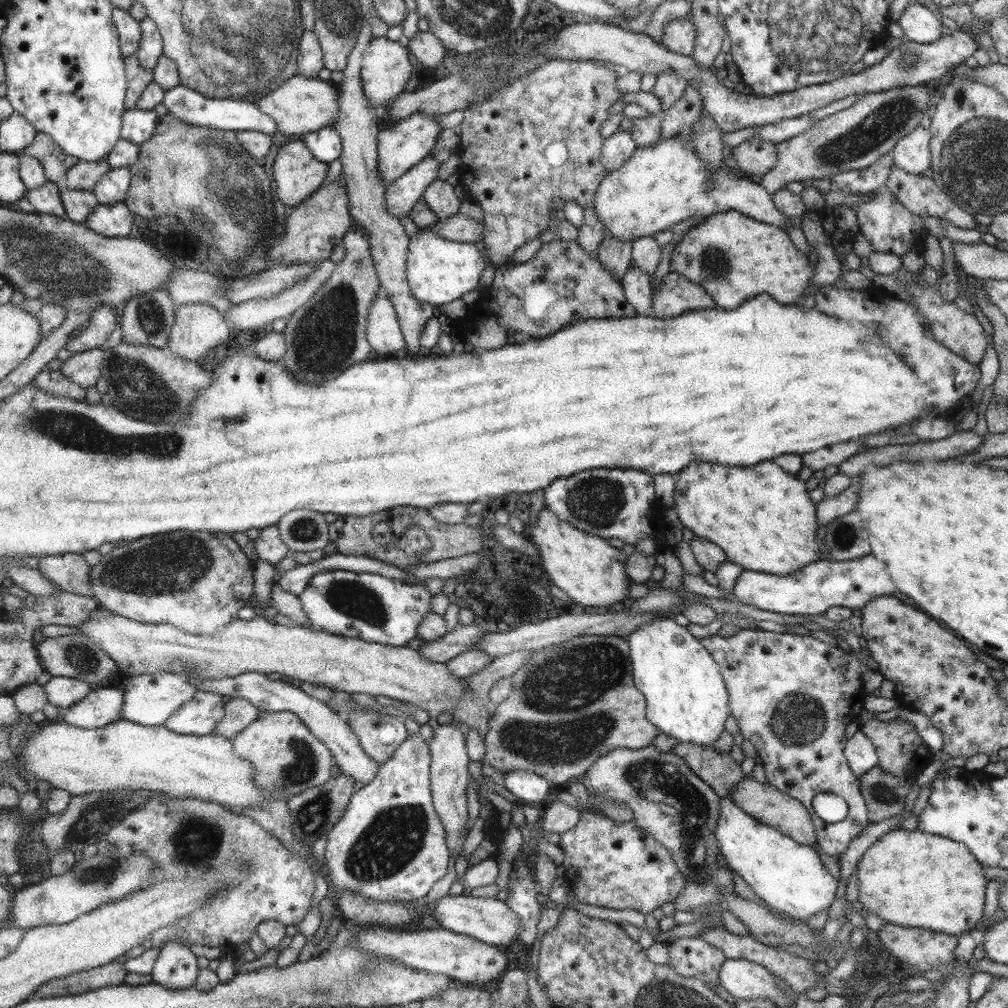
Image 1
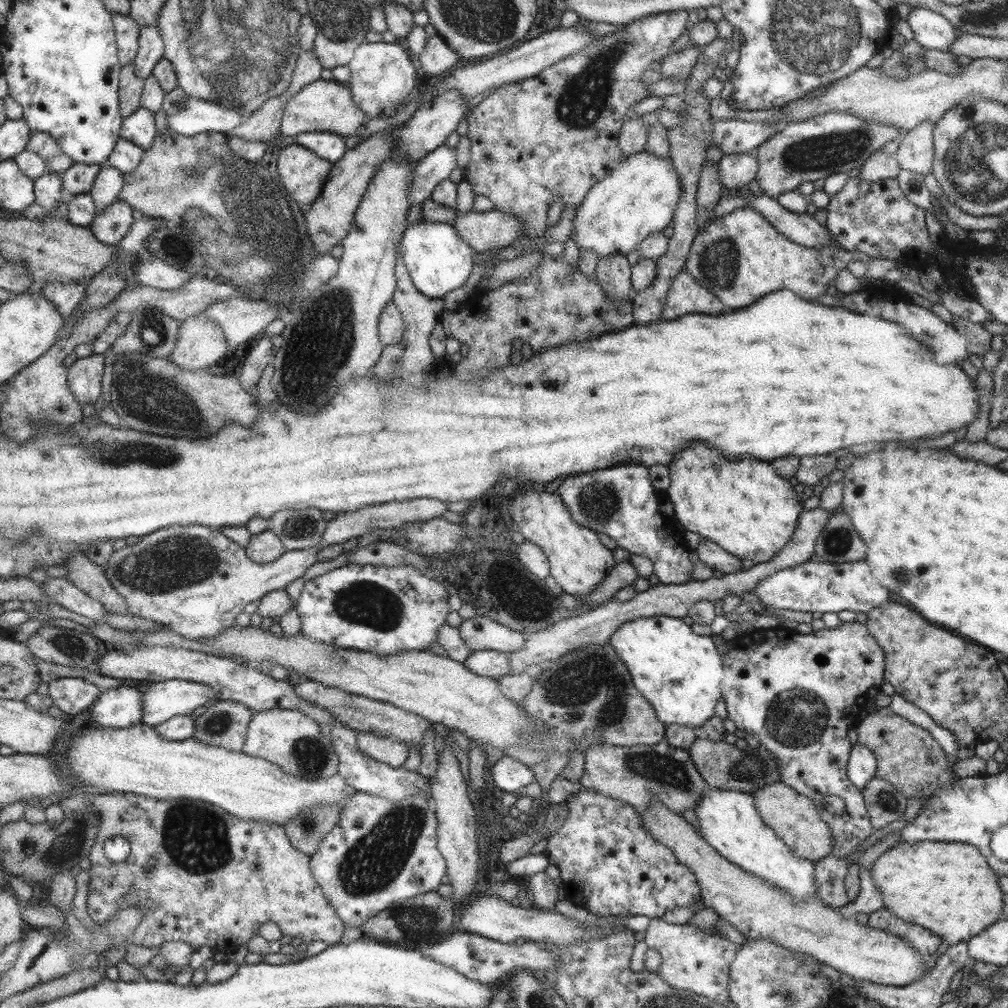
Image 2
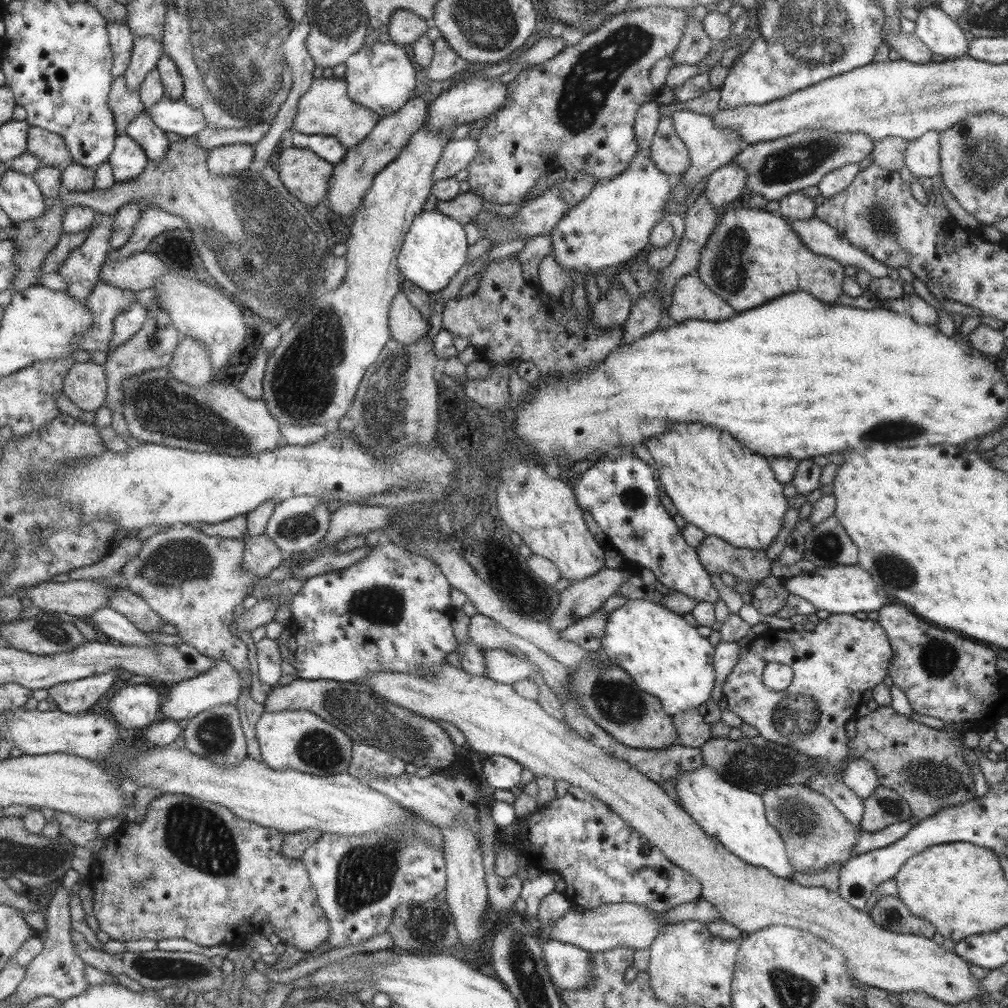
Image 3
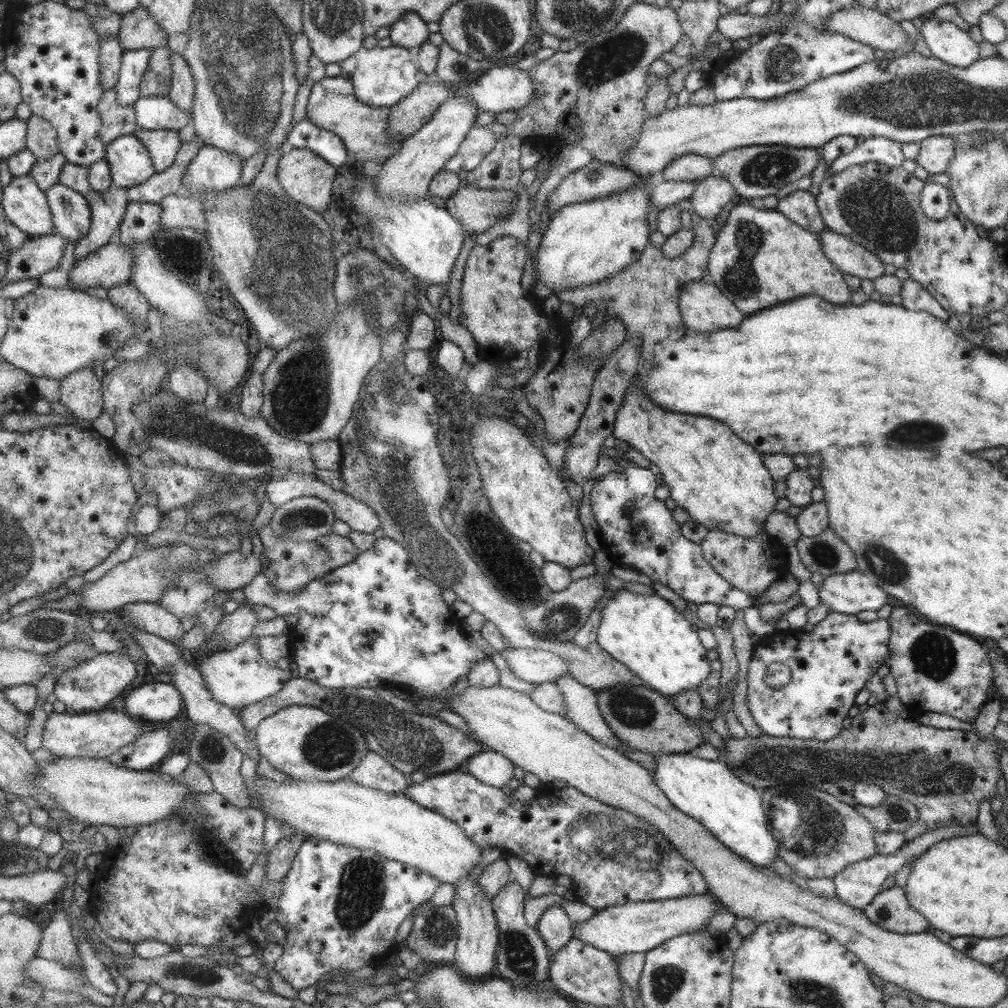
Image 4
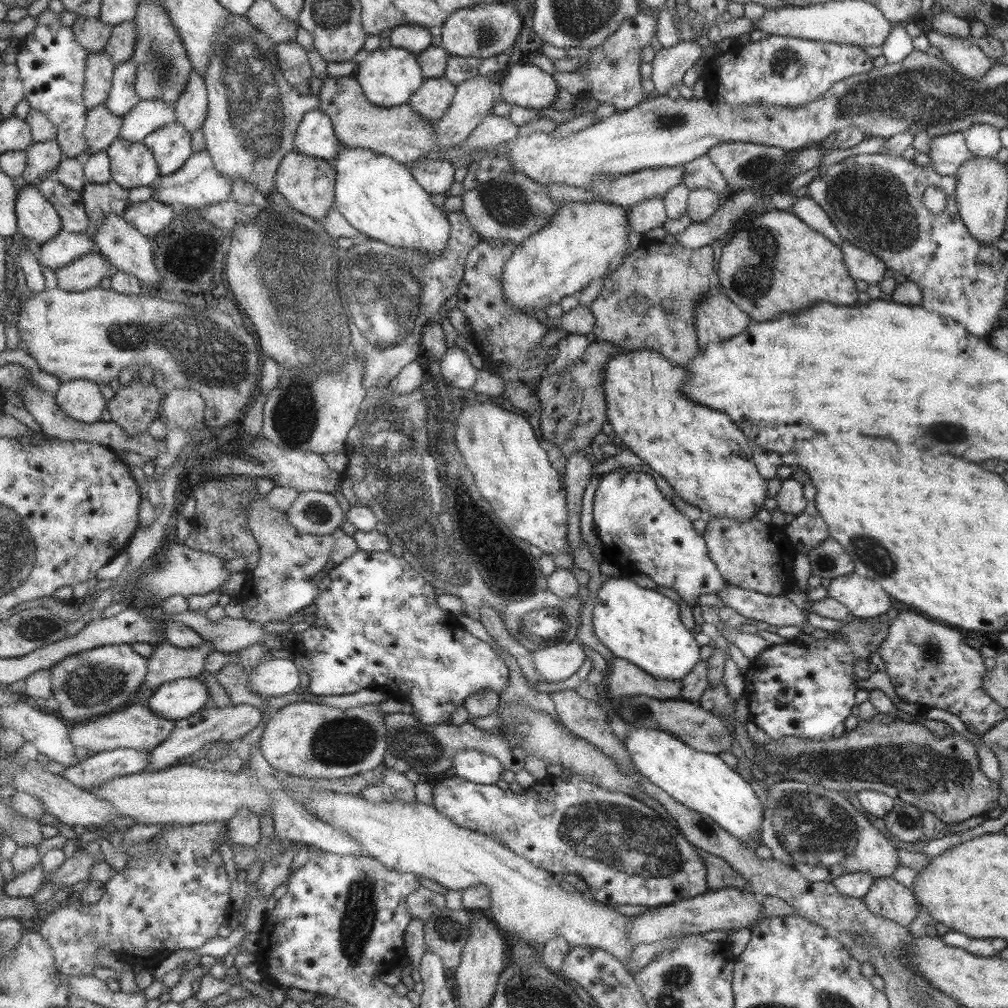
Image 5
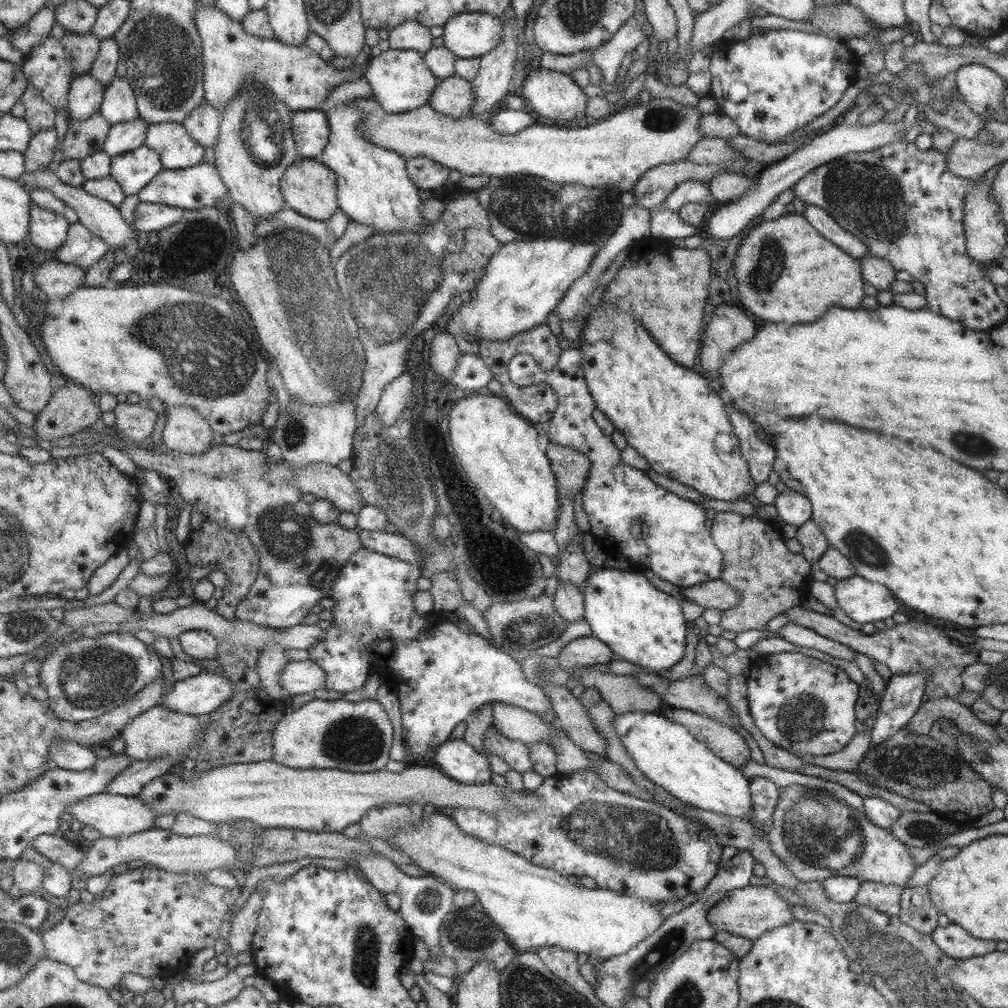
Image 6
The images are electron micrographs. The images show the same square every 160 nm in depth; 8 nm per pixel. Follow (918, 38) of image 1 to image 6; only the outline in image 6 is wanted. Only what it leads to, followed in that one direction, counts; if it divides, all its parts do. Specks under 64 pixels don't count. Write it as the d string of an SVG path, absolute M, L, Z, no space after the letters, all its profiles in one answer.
M968 64L954 70L956 90L975 114L995 113L1001 106L1005 82L990 67Z

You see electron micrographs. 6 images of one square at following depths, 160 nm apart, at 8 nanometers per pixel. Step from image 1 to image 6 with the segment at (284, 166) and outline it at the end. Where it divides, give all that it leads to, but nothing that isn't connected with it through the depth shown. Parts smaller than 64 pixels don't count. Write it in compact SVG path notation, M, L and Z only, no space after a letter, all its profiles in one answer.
M301 159L295 162L283 174L281 182L282 199L286 207L295 213L315 221L325 221L333 216L333 210L337 208L335 202L335 172L329 167L319 164L319 160Z

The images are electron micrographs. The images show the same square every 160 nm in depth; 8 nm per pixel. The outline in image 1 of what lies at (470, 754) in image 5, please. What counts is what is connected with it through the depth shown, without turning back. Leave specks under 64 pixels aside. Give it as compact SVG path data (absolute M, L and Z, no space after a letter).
M508 770L503 775L507 792L516 796L519 802L543 802L555 790L551 782L533 772Z

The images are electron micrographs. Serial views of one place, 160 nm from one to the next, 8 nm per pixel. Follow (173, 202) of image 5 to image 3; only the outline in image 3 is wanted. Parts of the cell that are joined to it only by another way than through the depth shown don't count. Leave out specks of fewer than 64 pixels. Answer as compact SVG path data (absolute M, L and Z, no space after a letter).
M242 143L222 145L209 150L207 154L207 170L217 176L237 174L247 169L254 159L252 146Z

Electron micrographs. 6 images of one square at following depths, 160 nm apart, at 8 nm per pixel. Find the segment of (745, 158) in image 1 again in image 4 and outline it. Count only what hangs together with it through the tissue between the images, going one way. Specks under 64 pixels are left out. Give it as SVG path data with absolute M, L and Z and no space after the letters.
M712 175L701 180L692 192L689 197L690 212L712 221L722 211L722 207L736 196L729 181Z

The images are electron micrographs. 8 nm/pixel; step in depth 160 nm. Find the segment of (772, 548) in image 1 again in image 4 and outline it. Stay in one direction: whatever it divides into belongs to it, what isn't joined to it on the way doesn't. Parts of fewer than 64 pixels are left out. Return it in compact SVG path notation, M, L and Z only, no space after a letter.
M632 379L626 392L625 400L615 413L611 437L623 440L659 468L661 485L669 488L668 500L682 508L689 515L689 520L701 524L708 531L721 530L743 538L763 532L763 522L773 512L777 498L773 494L773 479L762 462L761 454L750 443L739 440L725 424L717 420L663 410L642 394Z

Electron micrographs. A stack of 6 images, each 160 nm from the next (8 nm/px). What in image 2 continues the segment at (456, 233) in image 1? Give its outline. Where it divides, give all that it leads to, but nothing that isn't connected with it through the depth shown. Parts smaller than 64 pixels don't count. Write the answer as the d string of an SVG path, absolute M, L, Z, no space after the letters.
M489 211L482 214L477 212L457 213L454 221L450 224L457 230L463 242L470 243L476 252L482 253L485 250L505 248L511 241L516 240L520 235L520 220L511 215L511 212Z

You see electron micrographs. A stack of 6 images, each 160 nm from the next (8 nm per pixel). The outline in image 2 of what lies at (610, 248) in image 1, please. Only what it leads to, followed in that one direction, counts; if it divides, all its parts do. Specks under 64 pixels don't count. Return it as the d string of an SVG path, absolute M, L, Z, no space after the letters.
M625 255L598 257L594 277L611 301L629 302L632 280L630 279L630 266Z

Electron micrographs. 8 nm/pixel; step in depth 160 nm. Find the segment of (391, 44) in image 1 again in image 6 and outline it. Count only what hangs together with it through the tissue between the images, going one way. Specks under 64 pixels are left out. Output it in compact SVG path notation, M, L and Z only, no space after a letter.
M416 50L381 51L378 56L370 57L363 67L361 76L367 81L373 98L388 113L402 113L429 102L429 96L433 94L434 86L439 80L434 77L432 71L426 66L425 58Z

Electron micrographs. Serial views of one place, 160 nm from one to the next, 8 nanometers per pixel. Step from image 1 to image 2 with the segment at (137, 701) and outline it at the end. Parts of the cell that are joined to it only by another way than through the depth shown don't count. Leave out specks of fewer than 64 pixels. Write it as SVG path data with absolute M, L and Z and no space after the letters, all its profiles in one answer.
M171 680L149 684L143 692L142 722L159 726L177 715L190 715L199 706L215 699L215 691L205 684Z

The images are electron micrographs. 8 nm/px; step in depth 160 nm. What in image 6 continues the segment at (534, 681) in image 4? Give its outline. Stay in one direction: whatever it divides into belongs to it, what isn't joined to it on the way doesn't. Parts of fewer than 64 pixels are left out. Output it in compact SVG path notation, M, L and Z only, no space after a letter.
M583 636L565 644L559 650L556 658L559 667L565 673L570 673L573 667L589 667L606 664L613 660L614 657L615 655L611 653L609 647L603 644L603 642L593 636Z

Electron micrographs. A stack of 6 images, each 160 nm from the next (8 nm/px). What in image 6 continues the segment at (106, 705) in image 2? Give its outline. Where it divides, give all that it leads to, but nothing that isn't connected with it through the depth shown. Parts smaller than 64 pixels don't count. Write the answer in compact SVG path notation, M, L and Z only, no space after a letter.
M207 670L198 676L185 678L181 682L174 682L172 689L164 697L163 706L169 707L171 710L178 711L181 714L193 714L203 718L213 713L219 705L230 701L233 698L233 694L235 694L235 688L231 680L225 679L223 675L213 674L213 670Z

